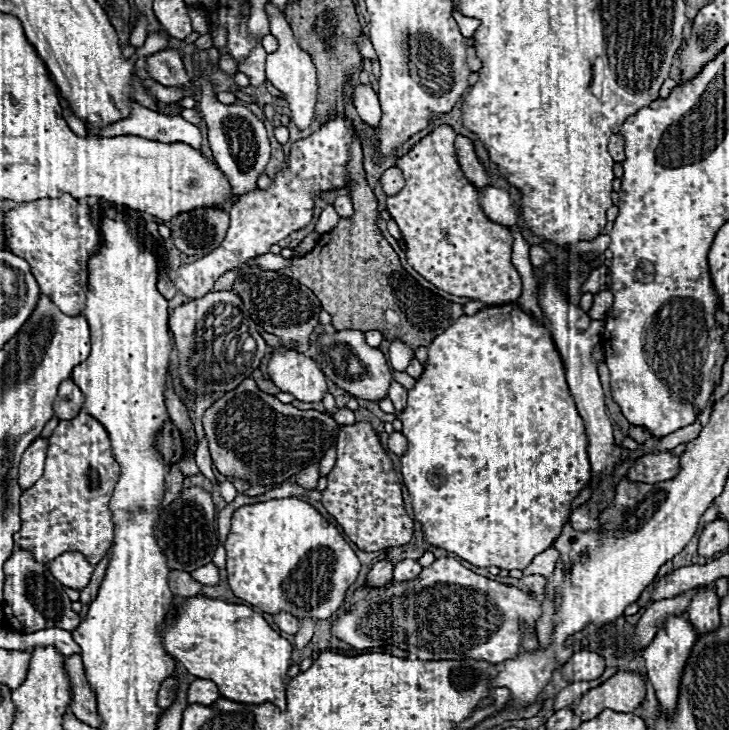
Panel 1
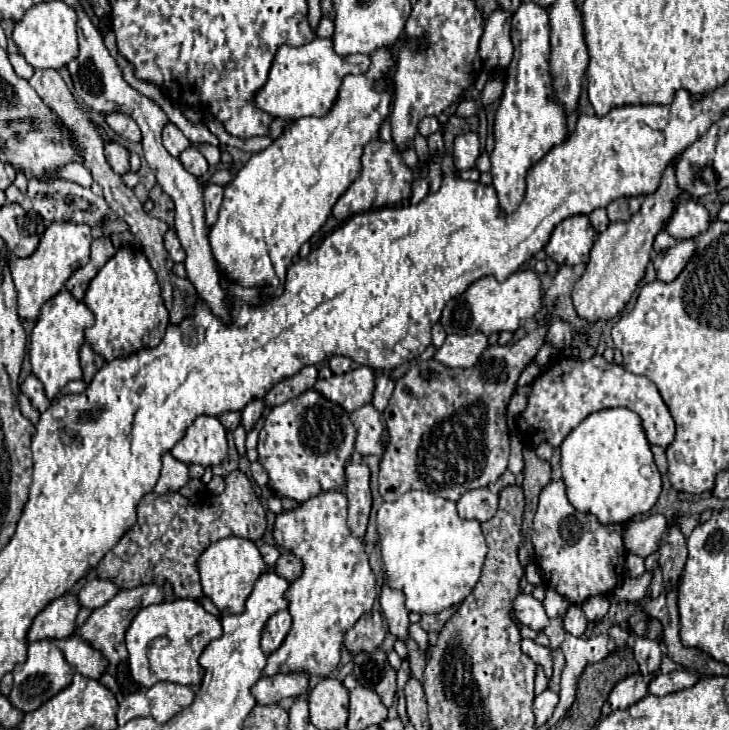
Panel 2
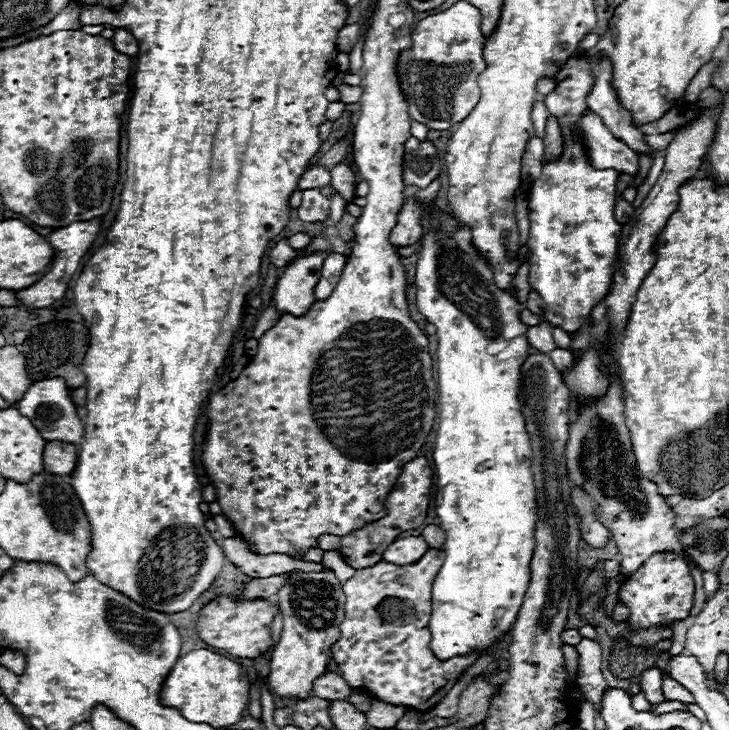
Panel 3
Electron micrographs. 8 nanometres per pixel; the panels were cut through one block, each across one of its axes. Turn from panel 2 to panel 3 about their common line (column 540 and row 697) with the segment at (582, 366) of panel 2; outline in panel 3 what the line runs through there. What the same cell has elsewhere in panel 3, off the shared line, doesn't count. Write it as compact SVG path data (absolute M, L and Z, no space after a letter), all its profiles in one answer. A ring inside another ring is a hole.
M428 548L428 552L410 566L394 566L388 562L378 562L370 568L356 570L356 574L344 582L346 594L346 616L340 622L340 638L332 644L332 658L340 670L340 676L352 686L368 692L370 696L394 704L414 708L416 712L432 710L448 690L458 682L460 674L472 666L478 654L456 656L446 662L434 658L430 650L430 600L432 600L432 584L440 566L444 562L444 552Z

